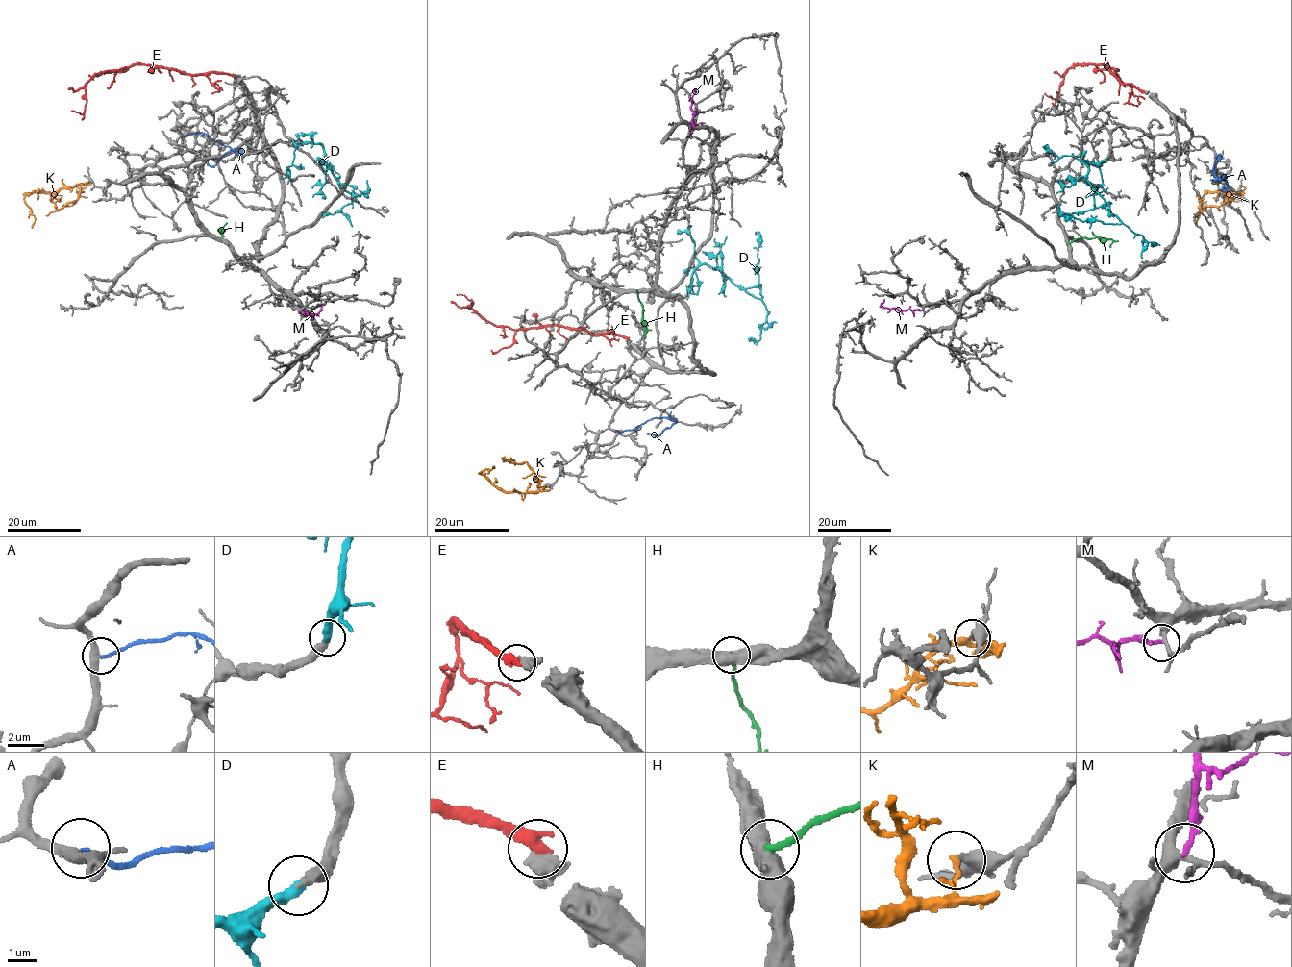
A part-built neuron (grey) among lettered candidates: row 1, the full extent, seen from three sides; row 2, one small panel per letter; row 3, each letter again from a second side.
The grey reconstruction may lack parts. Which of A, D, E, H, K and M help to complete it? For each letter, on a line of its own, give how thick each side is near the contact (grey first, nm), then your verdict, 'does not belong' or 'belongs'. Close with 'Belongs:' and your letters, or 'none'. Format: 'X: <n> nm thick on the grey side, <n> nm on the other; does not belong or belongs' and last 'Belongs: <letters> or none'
A: 340 nm thick on the grey side, 150 nm on the other; does not belong
D: 300 nm thick on the grey side, 400 nm on the other; belongs
E: 600 nm thick on the grey side, 500 nm on the other; does not belong
H: 500 nm thick on the grey side, 200 nm on the other; does not belong
K: 320 nm thick on the grey side, 160 nm on the other; does not belong
M: 190 nm thick on the grey side, 200 nm on the other; does not belong
Belongs: D

